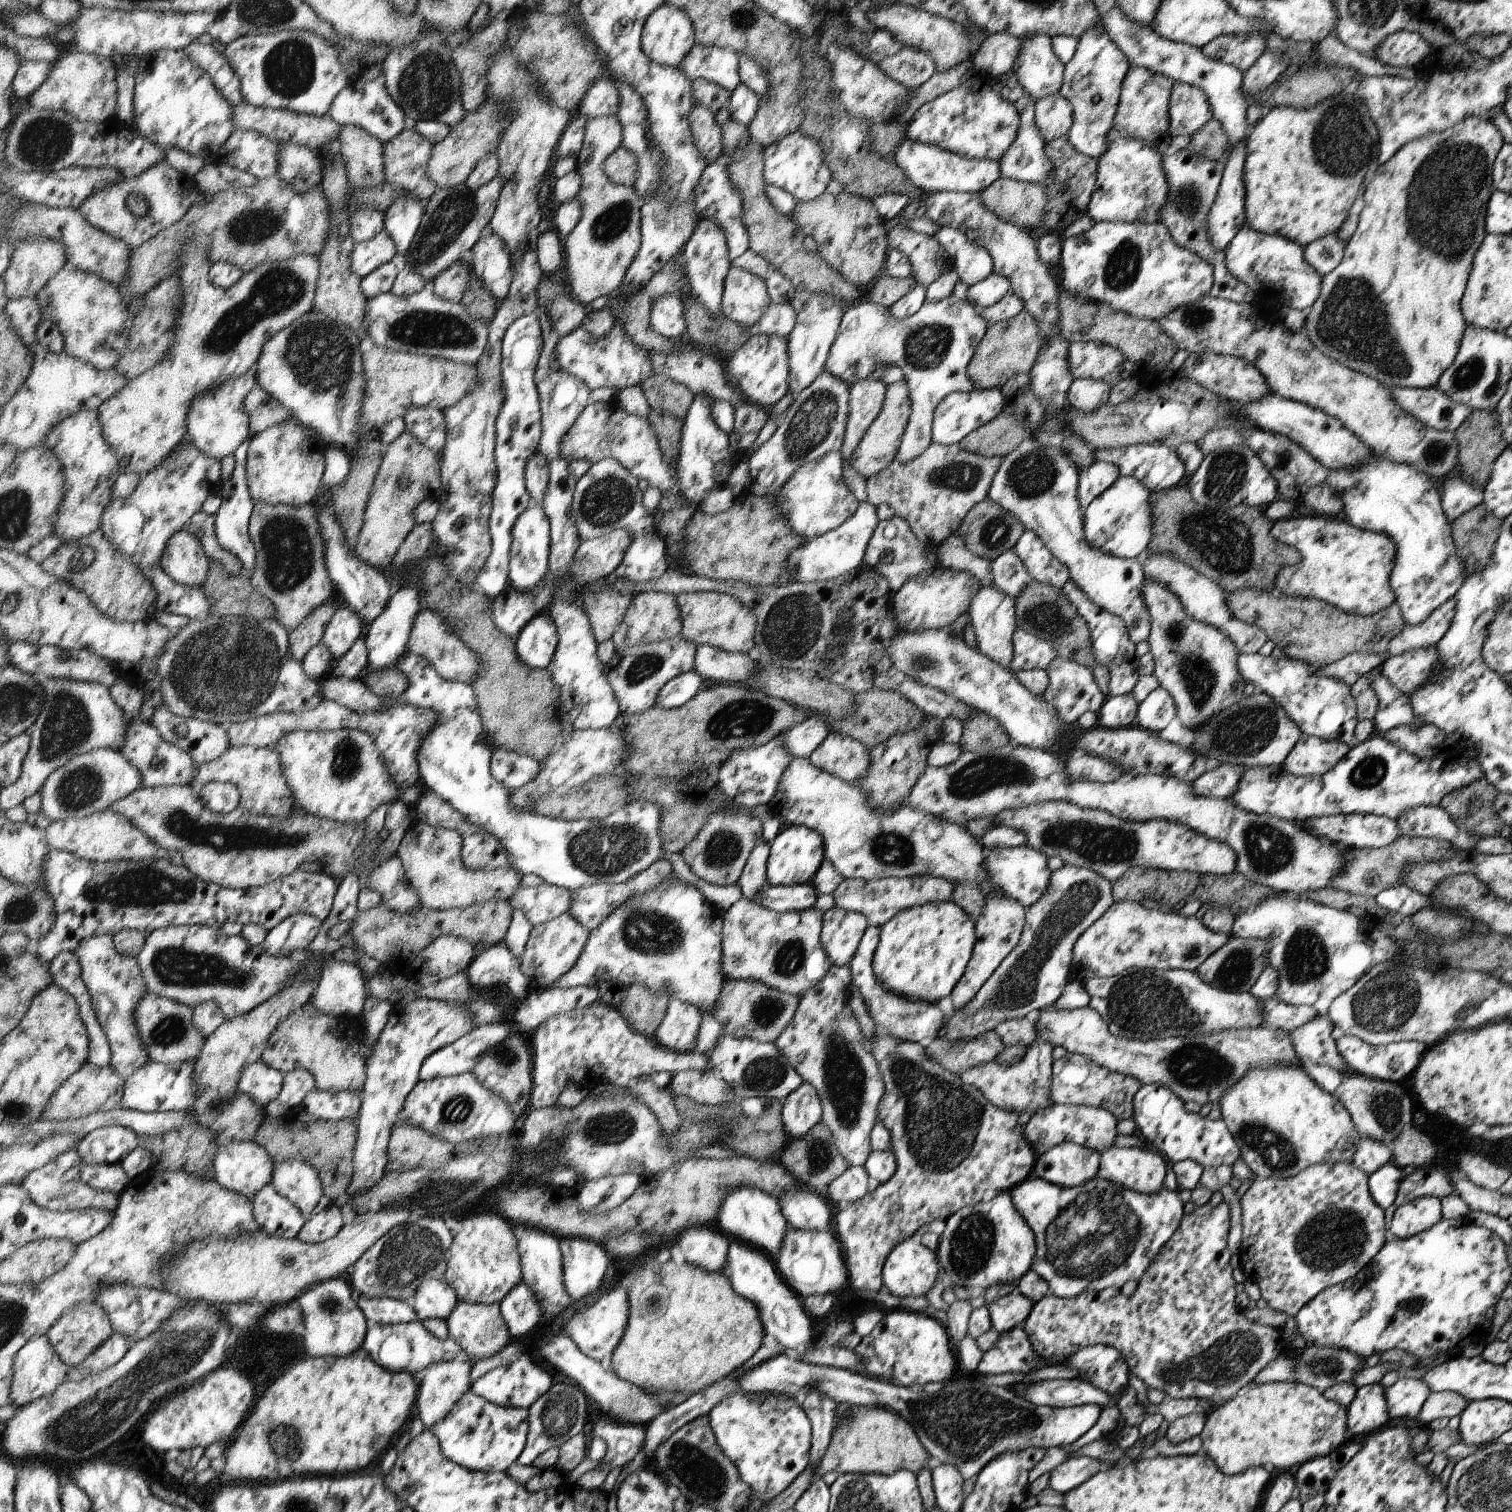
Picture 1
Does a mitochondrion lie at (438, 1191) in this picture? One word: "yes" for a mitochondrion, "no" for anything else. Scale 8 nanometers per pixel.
yes

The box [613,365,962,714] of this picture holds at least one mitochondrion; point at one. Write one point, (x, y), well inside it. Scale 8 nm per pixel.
(792, 625)

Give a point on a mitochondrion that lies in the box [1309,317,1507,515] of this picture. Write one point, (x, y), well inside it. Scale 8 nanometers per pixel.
(1469, 375)

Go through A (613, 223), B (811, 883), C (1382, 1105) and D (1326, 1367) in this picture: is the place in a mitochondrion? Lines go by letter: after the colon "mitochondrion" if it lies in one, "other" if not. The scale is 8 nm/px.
A: mitochondrion
B: other
C: mitochondrion
D: mitochondrion

